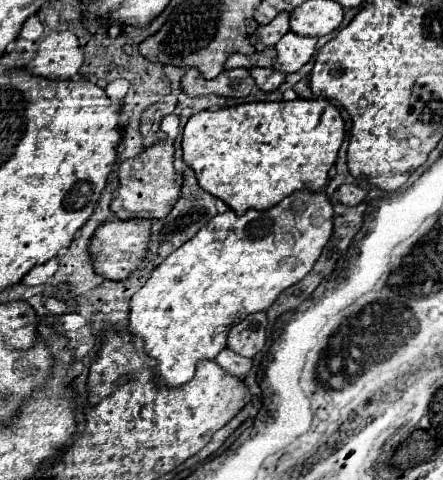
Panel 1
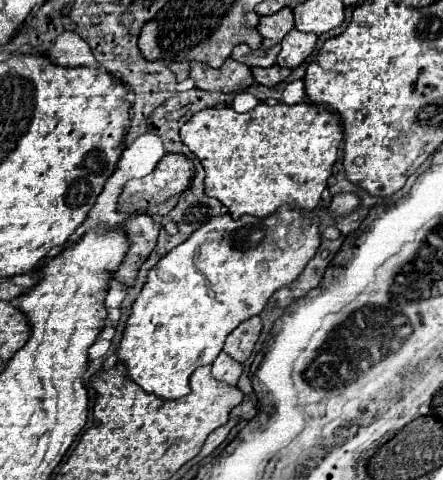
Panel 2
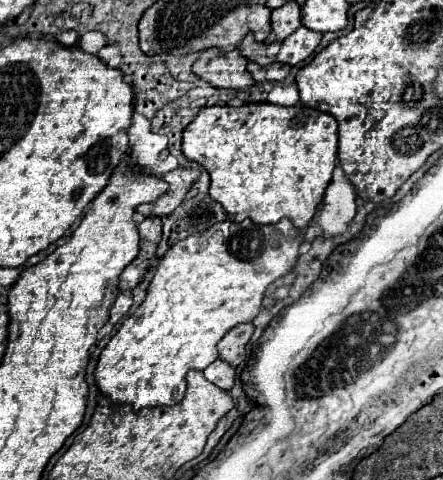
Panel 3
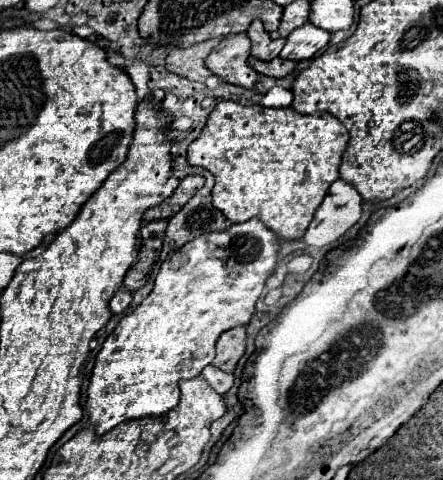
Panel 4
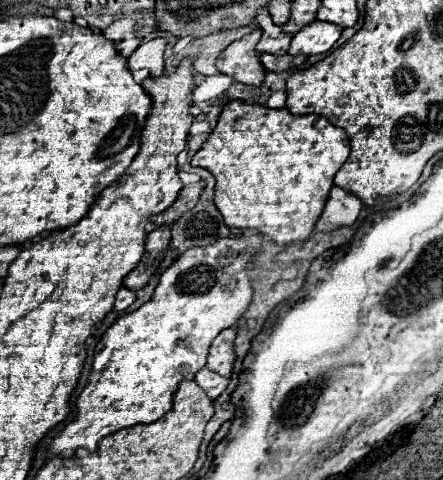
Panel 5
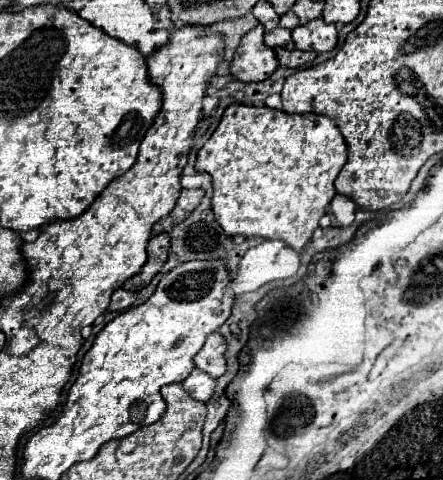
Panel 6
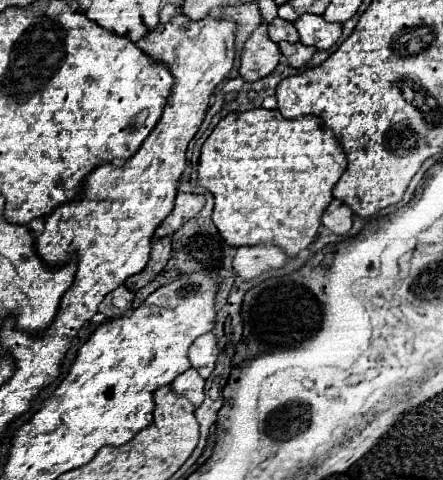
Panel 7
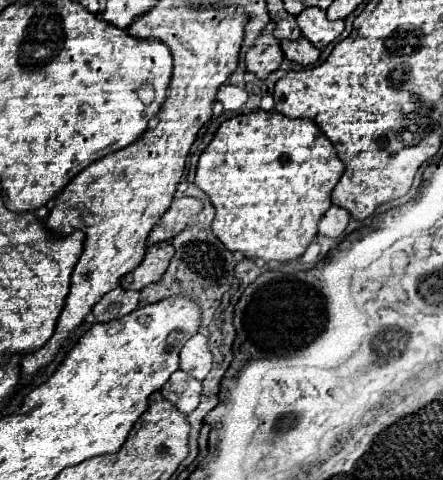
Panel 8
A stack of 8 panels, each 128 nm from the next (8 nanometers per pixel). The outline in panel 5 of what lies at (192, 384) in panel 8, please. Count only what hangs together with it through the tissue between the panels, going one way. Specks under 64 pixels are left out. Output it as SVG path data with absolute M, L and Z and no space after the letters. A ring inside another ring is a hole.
M202 368L198 374L196 374L196 384L214 400L214 398L218 398L224 390L226 390L226 386L228 386L228 380L226 378L222 378L220 374L216 374L216 372L212 372L212 370L208 370L208 368Z

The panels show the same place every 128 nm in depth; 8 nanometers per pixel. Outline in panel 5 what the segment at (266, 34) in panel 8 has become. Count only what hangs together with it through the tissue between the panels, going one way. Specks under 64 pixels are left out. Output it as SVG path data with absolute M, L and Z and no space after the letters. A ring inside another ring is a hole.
M254 30L246 36L242 36L240 40L232 42L216 60L216 68L242 82L242 84L252 84L252 86L260 86L264 80L264 68L258 60L258 52L256 52L256 44L260 40L260 30Z

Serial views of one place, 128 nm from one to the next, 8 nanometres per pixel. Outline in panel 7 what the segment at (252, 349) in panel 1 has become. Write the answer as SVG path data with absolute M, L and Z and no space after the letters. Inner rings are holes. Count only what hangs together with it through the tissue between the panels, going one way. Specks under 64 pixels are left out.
M212 332L200 336L190 348L190 364L200 372L202 378L208 378L216 366L218 358L218 342Z

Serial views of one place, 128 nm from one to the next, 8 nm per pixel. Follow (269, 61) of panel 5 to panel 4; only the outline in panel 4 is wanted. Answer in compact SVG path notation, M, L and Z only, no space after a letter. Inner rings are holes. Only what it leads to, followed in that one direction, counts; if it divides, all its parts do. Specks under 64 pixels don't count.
M250 58L250 60L248 60L248 64L252 64L252 68L254 68L258 74L272 76L272 78L284 78L284 76L290 72L282 58L274 58L272 62L264 62L264 60Z

